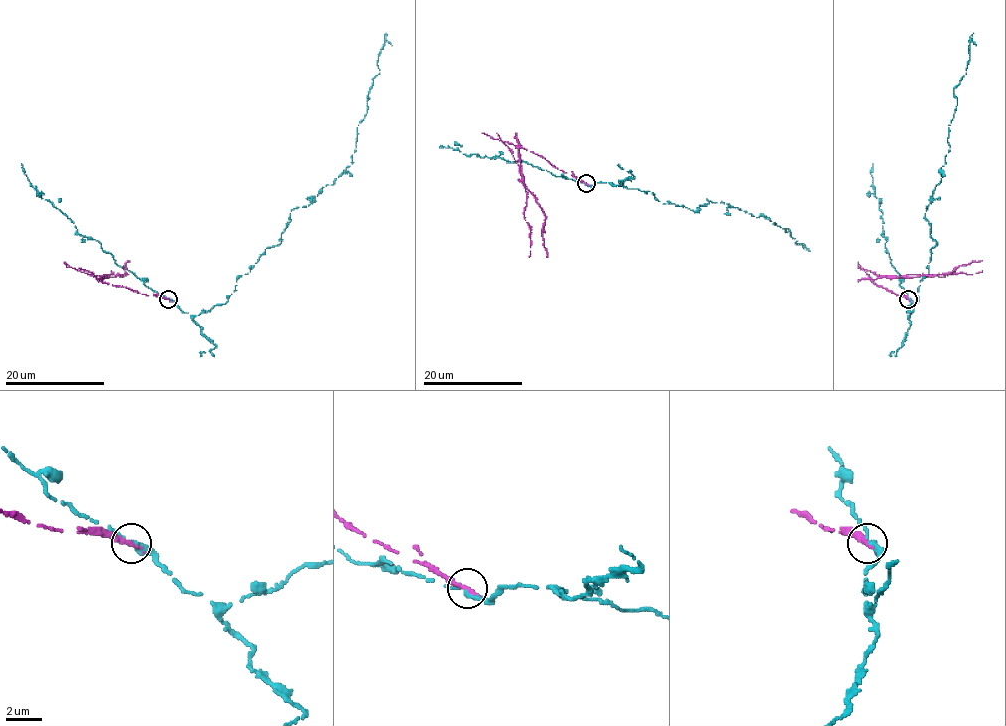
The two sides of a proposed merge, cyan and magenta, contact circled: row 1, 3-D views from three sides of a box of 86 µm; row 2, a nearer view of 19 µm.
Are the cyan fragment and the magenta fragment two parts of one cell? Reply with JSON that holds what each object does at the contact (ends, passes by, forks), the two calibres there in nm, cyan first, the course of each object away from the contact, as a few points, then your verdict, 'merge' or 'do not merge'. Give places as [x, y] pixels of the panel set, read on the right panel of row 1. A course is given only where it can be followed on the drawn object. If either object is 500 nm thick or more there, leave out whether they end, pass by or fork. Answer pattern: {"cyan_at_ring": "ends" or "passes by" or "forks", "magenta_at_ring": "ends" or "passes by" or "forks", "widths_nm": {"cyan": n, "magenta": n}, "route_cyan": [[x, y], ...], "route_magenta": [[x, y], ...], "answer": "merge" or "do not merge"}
{"cyan_at_ring": "passes by", "magenta_at_ring": "ends", "widths_nm": {"cyan": 300, "magenta": 360}, "route_cyan": [[909, 299], [907, 316], [936, 245], [925, 217], [950, 150], [953, 89], [966, 73], [971, 40], [976, 45]], "route_magenta": [[907, 299], [873, 282], [881, 277], [951, 273], [960, 265], [982, 260]], "answer": "do not merge"}

